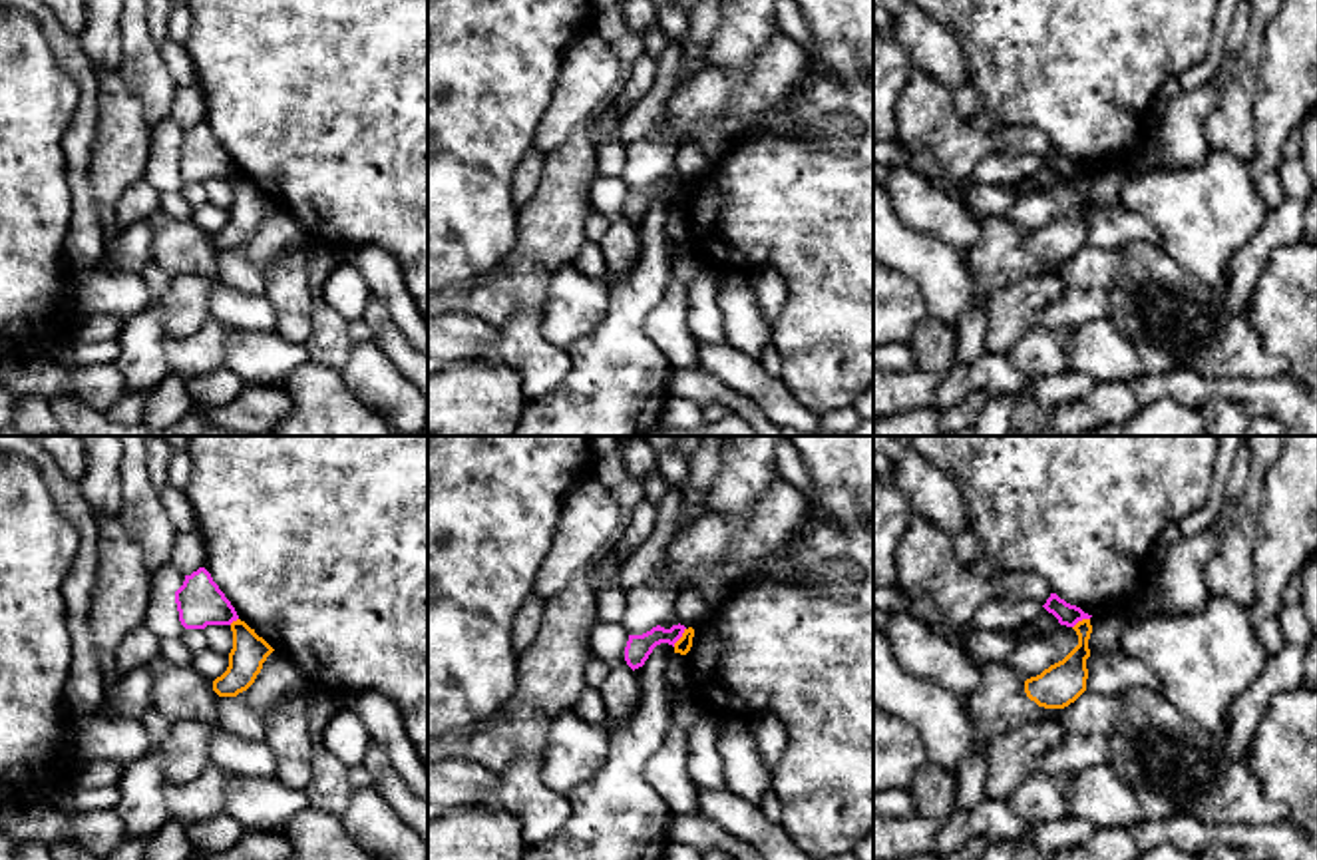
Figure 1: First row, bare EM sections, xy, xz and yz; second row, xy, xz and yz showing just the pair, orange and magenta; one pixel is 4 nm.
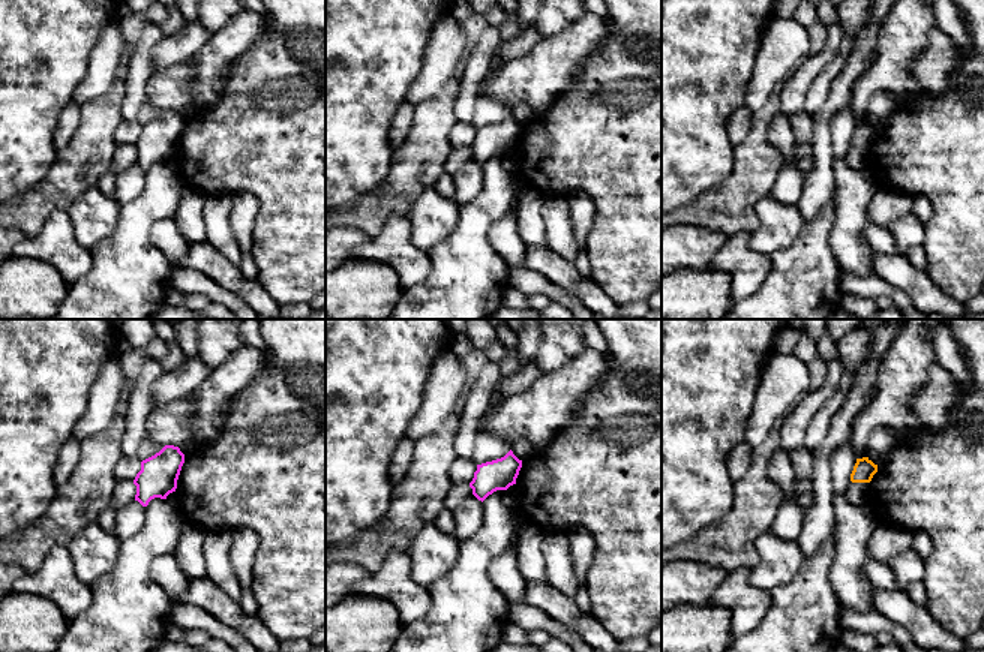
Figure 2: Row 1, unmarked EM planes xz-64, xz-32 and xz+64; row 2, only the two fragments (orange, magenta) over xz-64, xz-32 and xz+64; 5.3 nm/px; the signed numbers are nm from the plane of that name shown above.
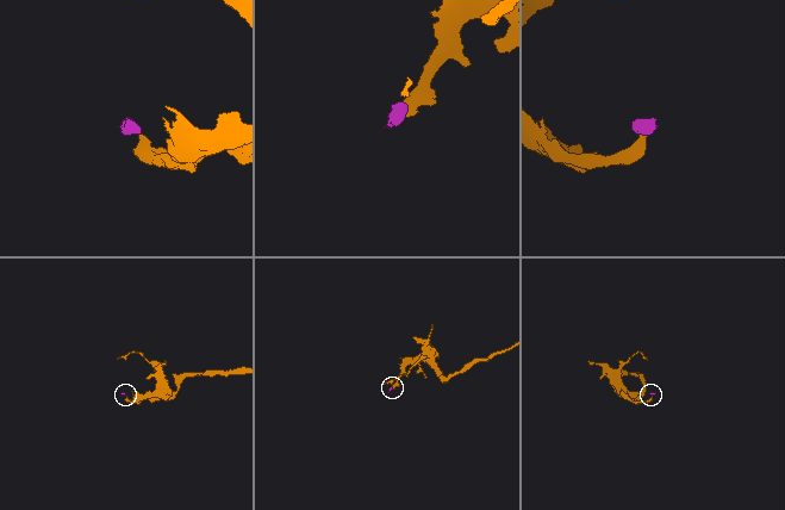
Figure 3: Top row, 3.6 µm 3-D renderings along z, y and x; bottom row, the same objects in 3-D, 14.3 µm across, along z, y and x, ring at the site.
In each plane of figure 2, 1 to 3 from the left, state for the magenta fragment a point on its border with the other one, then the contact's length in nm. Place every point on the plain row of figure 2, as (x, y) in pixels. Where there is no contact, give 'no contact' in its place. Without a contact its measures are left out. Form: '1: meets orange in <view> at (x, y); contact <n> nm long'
1: no contact
2: no contact
3: no contact

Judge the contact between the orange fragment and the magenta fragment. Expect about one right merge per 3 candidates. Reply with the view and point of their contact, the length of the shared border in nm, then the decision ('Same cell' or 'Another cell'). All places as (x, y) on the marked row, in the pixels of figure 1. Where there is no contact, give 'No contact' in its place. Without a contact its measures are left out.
Touches orange at xz (681, 638). Shared border 90 nm. Another cell

